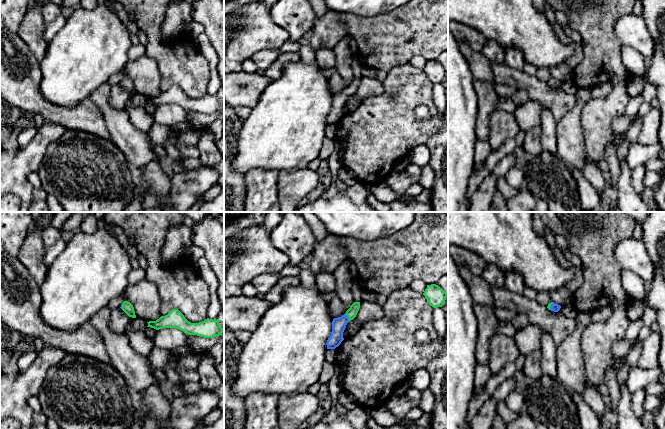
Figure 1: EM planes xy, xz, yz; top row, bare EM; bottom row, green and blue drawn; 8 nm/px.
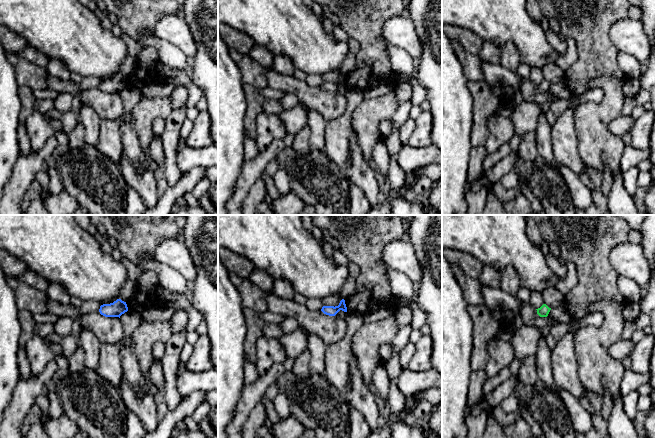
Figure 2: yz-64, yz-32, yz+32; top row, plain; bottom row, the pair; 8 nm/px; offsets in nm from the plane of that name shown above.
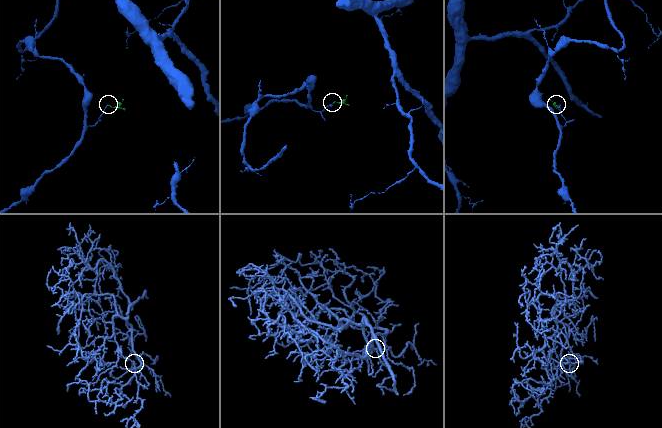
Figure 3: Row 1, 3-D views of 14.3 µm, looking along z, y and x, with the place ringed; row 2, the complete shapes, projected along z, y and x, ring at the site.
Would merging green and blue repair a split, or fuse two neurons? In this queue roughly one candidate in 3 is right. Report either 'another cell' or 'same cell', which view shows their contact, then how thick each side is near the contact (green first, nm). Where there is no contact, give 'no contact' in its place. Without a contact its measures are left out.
same cell; meets green in xz; 80 nm thick on the green side, 110 nm on the other

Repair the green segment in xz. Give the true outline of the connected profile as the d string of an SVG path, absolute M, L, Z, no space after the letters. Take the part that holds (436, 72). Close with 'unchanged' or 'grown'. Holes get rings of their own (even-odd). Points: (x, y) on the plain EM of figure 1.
M436 60L427 61L423 71L433 84L442 83L447 73L447 69Z; unchanged

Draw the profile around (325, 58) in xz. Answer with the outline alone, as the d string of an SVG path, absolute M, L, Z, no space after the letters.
M321 48L316 52L316 62L323 69L331 69L335 67L336 56L333 49Z

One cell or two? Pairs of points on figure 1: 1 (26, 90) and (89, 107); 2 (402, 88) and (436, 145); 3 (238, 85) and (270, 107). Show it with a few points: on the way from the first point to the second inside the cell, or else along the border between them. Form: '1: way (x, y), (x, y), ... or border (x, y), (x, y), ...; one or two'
1: way (42, 106), (51, 113), (73, 113); one
2: border (437, 130), (425, 144); two
3: border (272, 80), (251, 109); two

